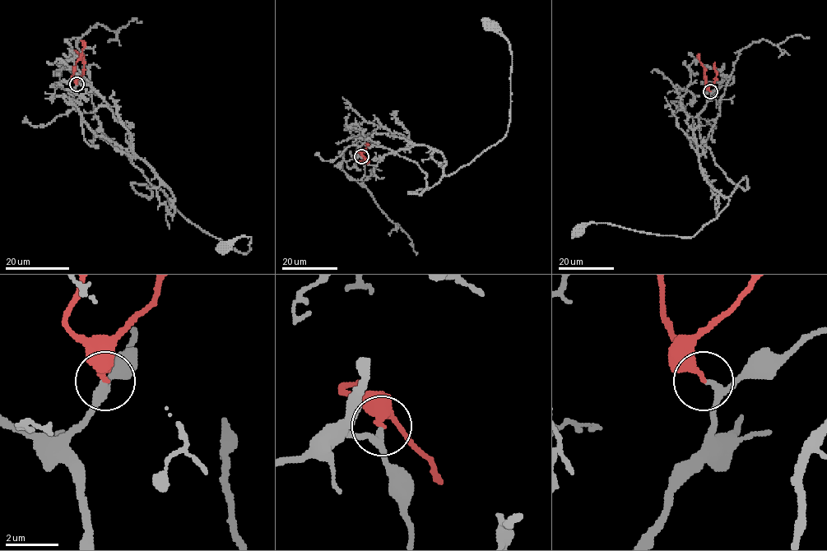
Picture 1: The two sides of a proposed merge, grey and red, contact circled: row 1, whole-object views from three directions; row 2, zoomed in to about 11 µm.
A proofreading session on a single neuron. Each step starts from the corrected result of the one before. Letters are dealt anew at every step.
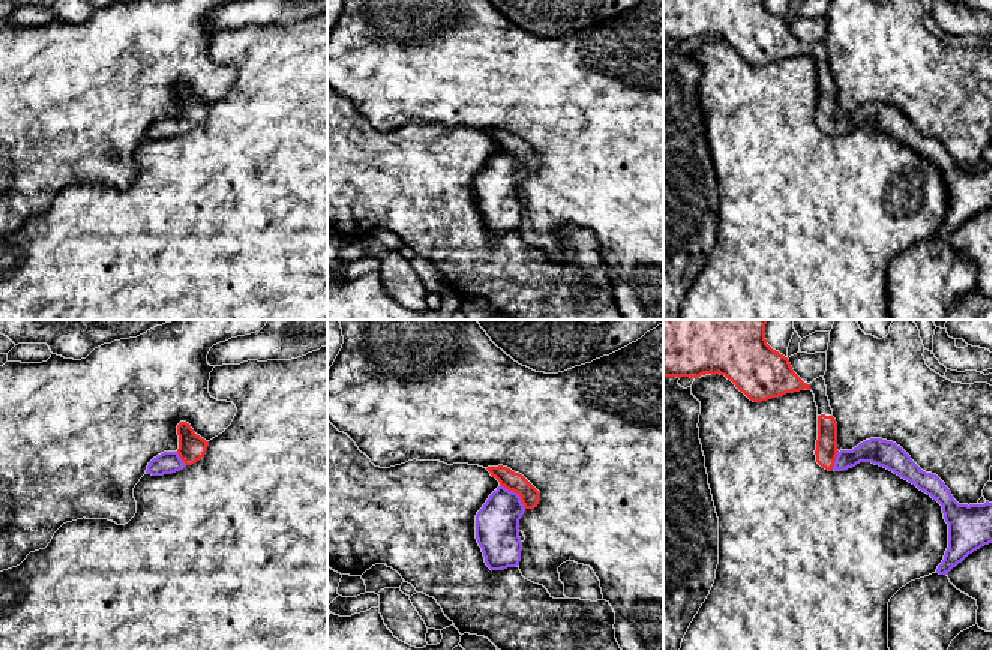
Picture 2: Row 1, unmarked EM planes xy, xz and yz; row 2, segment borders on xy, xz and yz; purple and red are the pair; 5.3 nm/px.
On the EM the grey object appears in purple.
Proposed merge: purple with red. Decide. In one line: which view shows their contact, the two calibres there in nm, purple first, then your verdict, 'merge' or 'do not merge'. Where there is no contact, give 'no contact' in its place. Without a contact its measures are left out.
contact in xz; calibres 240 and 110 nm; merge

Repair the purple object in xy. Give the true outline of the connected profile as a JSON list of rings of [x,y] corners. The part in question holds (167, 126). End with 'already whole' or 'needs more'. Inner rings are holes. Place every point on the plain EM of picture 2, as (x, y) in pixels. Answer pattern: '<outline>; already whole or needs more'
[[[189,87],[177,89],[179,113],[176,116],[164,116],[153,122],[146,137],[152,140],[164,140],[183,134],[204,122],[209,105],[194,96]]]; needs more

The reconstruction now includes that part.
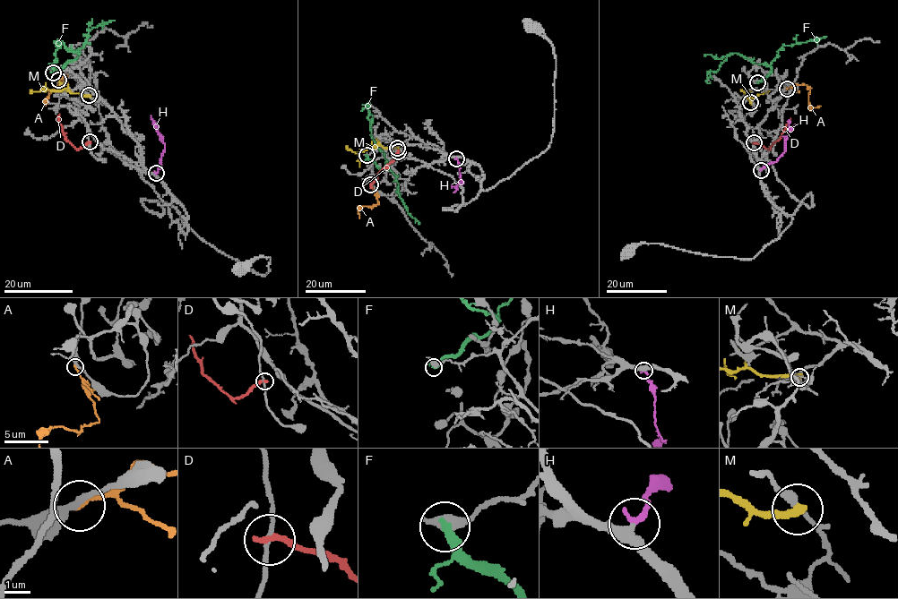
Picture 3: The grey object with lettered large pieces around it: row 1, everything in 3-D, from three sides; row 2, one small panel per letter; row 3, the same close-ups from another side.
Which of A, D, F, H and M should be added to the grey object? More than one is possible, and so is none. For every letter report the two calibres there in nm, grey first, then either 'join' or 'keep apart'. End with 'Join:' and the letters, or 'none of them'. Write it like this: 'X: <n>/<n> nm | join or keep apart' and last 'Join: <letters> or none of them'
A: 280/170 nm | keep apart
D: 180/320 nm | keep apart
F: 420/360 nm | keep apart
H: 320/240 nm | join
M: 240/360 nm | keep apart
Join: H

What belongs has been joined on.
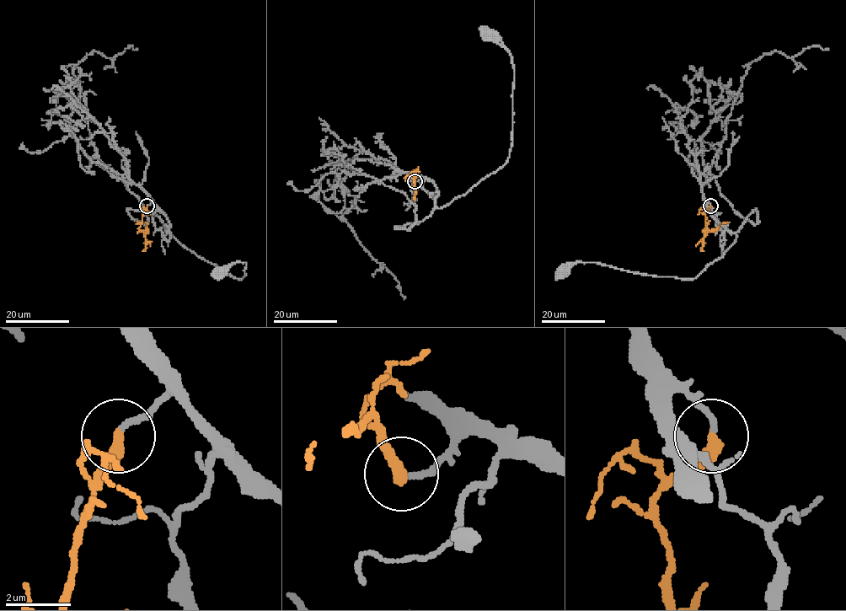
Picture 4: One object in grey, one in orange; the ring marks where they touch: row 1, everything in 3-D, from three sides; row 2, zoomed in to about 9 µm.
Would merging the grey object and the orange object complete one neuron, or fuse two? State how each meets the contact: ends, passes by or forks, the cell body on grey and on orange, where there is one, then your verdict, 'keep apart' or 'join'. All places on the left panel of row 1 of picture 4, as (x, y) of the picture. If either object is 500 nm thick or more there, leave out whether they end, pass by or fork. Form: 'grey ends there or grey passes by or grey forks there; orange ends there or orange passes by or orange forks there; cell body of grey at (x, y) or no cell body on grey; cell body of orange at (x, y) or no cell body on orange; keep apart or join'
grey ends there; orange ends there; cell body of grey at (220, 272); no cell body on orange; join

